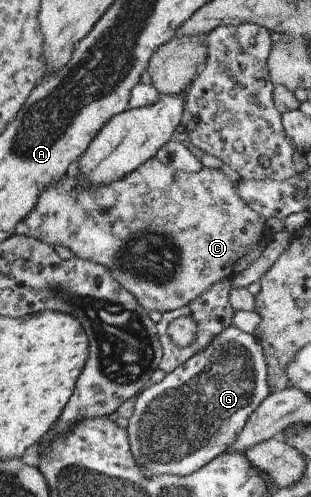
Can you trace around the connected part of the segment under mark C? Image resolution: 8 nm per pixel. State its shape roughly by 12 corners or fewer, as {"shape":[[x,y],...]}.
{"shape":[[220,169],[70,171],[28,237],[145,311],[246,270],[264,222]]}

